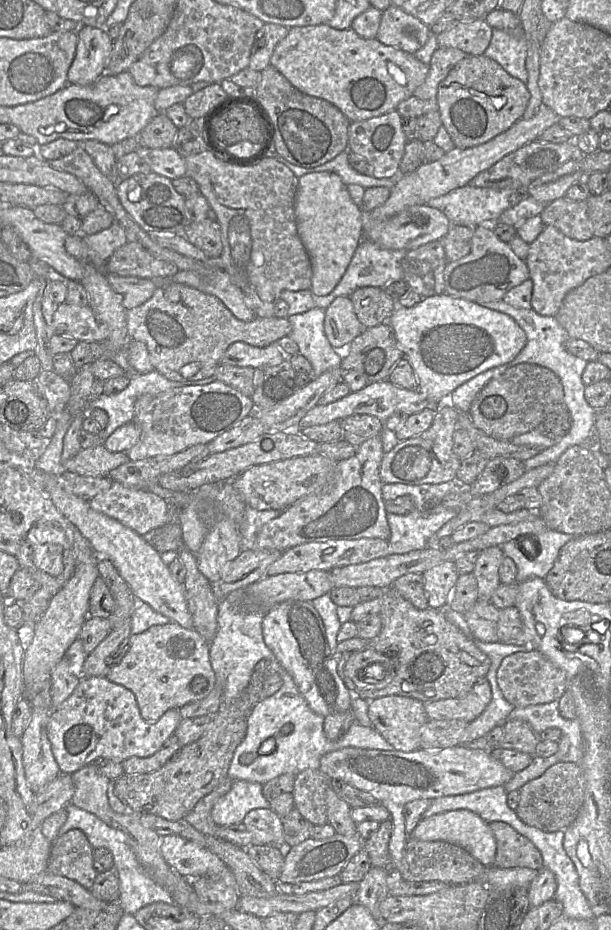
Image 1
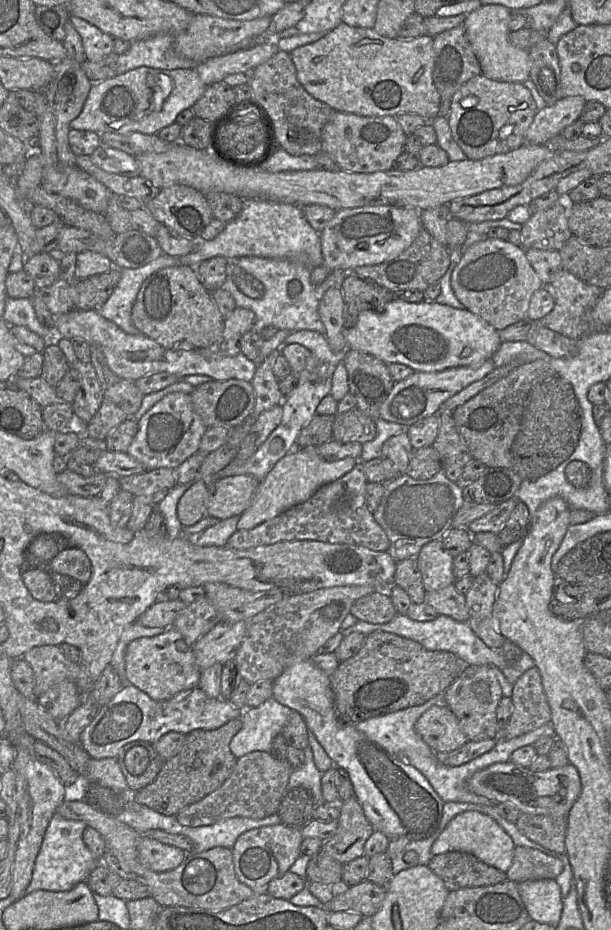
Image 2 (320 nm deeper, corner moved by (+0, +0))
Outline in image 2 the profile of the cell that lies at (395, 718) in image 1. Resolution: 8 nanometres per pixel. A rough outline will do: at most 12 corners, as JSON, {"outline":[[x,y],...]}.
{"outline":[[442,702],[418,718],[415,730],[436,753],[468,741]]}

